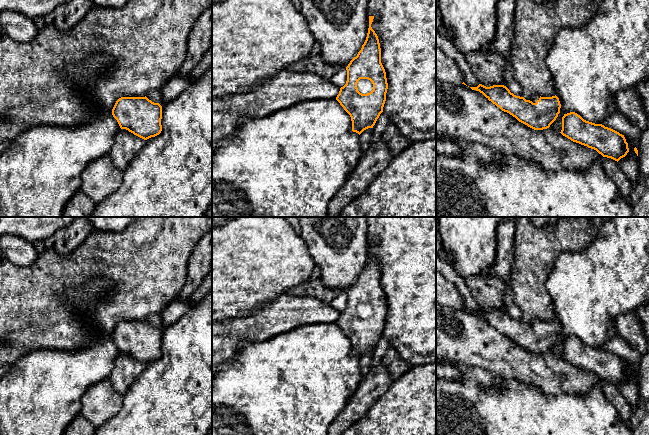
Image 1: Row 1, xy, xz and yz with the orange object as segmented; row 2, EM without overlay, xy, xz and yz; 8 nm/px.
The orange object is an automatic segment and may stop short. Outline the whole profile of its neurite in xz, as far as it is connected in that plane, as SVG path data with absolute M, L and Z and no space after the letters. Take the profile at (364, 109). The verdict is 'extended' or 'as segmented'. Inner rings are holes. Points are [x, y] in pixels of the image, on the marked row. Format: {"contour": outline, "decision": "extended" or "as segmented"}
{"contour": "M369 16L366 40L348 66L346 84L340 88L336 100L350 115L352 131L359 135L373 128L386 101L388 83L381 63L381 48Z", "decision": "extended"}

